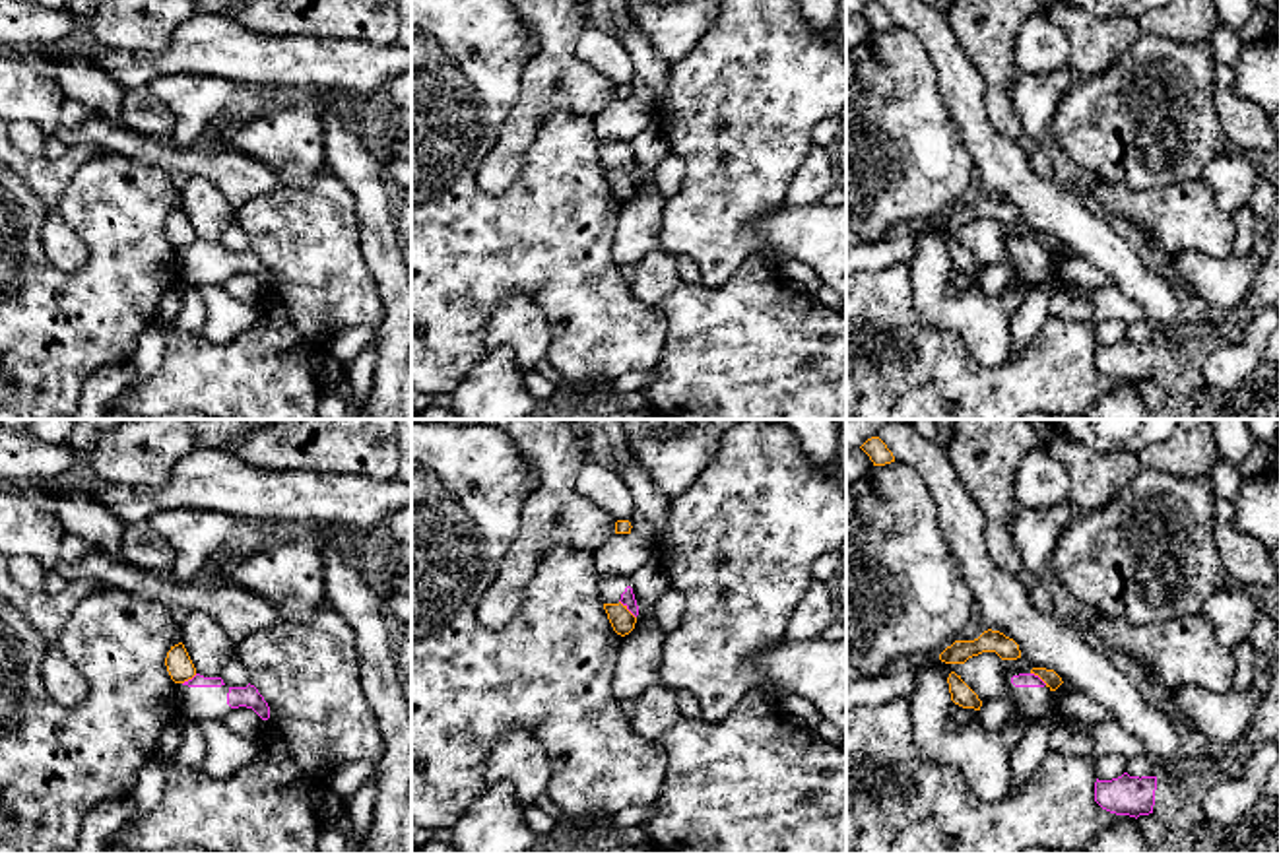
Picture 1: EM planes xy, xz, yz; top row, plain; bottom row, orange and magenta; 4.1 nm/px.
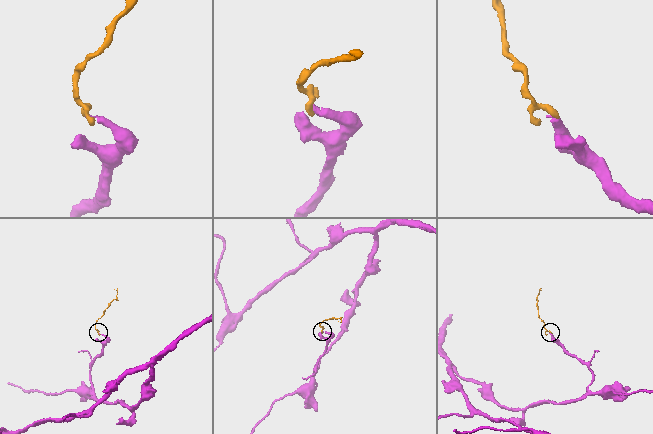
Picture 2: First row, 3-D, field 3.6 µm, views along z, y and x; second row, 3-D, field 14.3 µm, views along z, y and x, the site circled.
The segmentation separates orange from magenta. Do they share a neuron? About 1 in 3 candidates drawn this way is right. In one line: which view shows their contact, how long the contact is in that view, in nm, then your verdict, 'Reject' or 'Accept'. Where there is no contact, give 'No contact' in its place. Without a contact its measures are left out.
Touches orange in xz. Shared border 100 nm. Reject

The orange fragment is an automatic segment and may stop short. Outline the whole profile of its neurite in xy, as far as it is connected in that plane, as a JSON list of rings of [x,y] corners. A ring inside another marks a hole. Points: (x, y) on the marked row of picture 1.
[[[182,642],[171,646],[165,666],[175,683],[184,683],[196,675],[196,668]]]

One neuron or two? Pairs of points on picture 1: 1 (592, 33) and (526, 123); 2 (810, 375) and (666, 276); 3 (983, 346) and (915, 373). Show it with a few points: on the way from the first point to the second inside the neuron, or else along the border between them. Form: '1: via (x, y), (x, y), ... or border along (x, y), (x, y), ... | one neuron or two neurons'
1: border along (583, 20), (575, 53), (614, 82) | two neurons
2: border along (680, 282), (655, 305) | two neurons
3: border along (932, 325), (951, 330), (984, 365), (1008, 361) | two neurons

